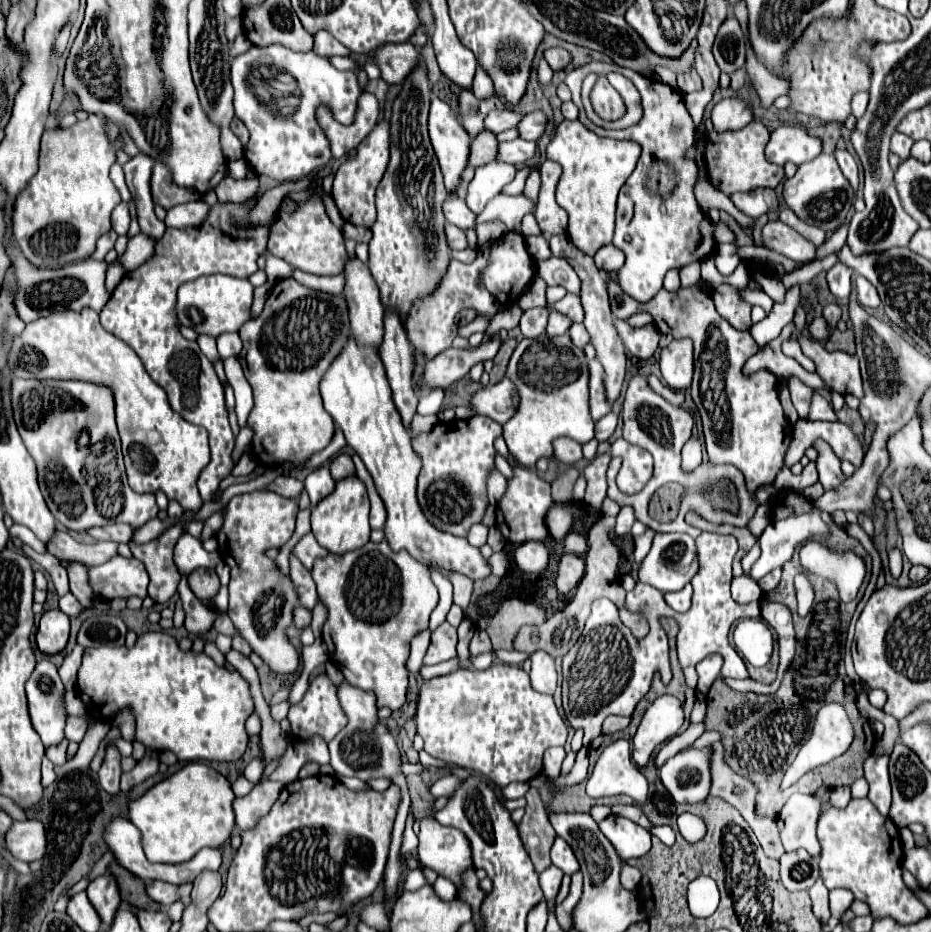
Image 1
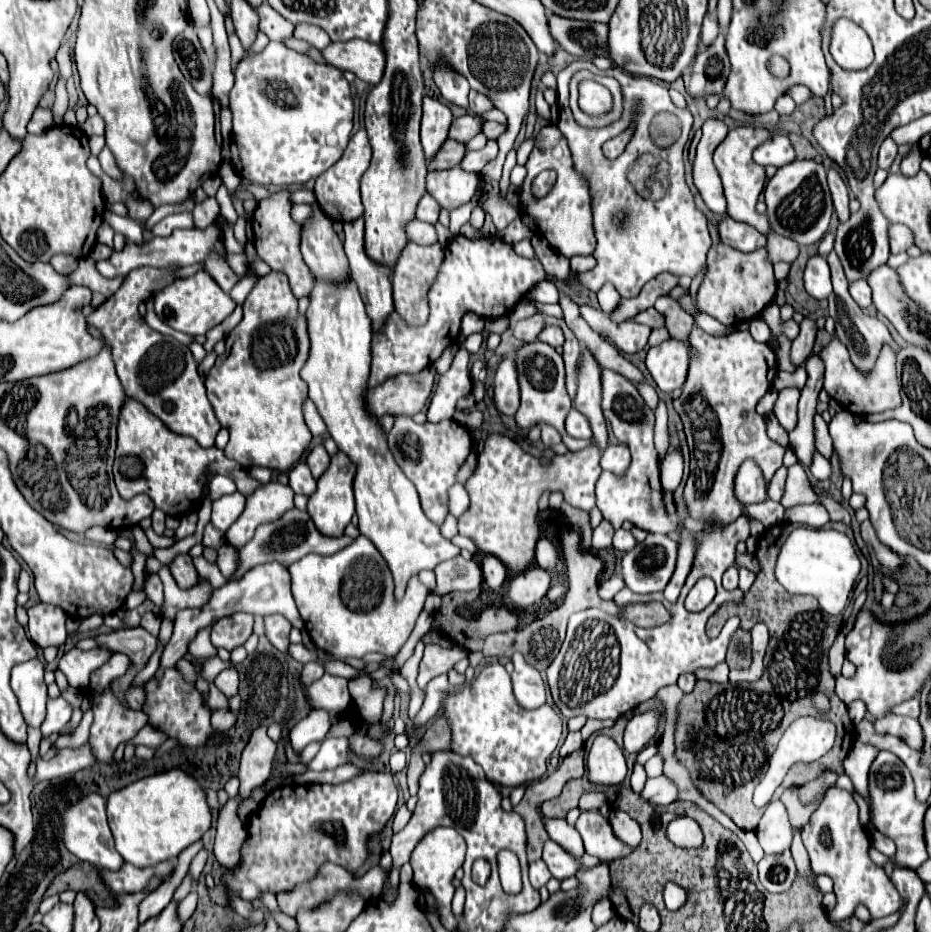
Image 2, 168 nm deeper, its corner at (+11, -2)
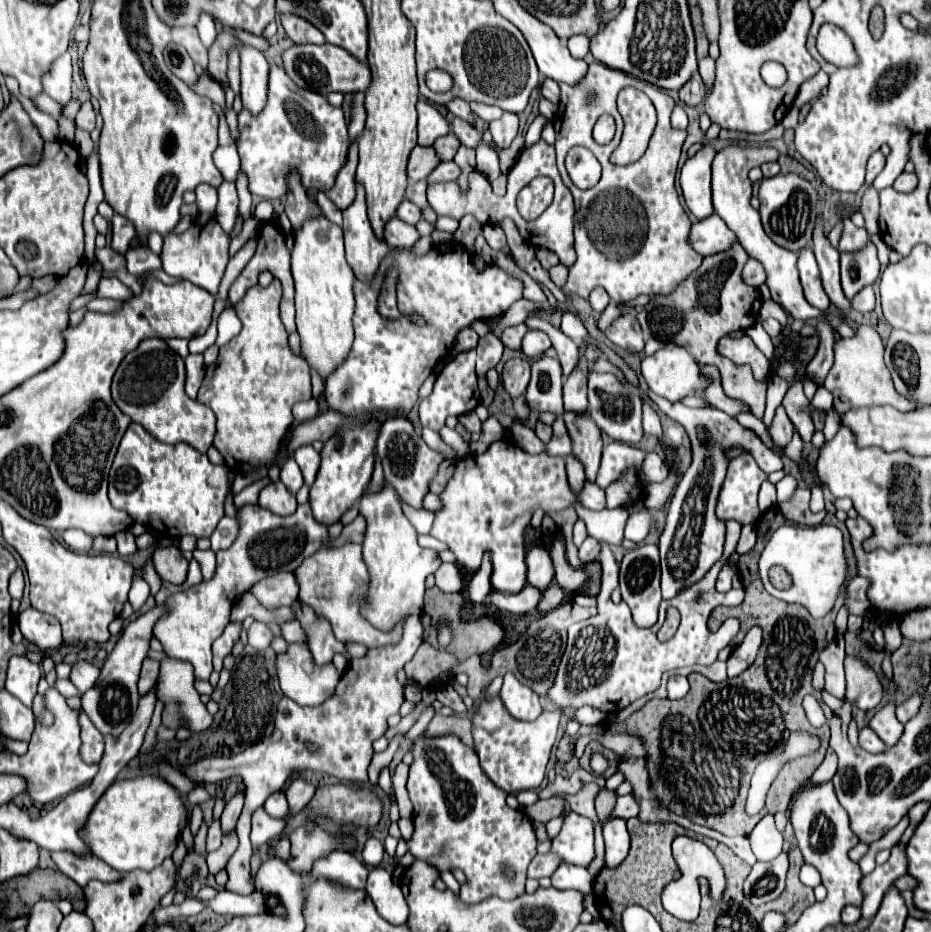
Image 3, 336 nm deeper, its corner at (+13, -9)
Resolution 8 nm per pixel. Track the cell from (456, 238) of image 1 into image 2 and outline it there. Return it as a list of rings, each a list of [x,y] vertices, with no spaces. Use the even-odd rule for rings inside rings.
[[[417,219],[407,225],[407,235],[413,243],[419,243],[419,245],[433,245],[433,243],[439,241],[435,225],[423,223],[423,221],[417,221]]]

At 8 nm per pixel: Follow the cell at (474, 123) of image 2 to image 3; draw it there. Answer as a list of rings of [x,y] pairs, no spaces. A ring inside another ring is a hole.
[[[449,132],[447,136],[441,136],[433,142],[433,148],[435,148],[435,154],[441,158],[441,160],[453,160],[453,154],[455,150],[459,148],[459,140],[453,132]]]

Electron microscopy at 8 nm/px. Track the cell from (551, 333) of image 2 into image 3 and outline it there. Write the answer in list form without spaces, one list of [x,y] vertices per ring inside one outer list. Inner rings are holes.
[[[529,330],[521,342],[521,352],[527,356],[527,358],[533,358],[535,354],[541,354],[545,352],[547,348],[551,348],[551,340],[545,332],[541,330]]]

